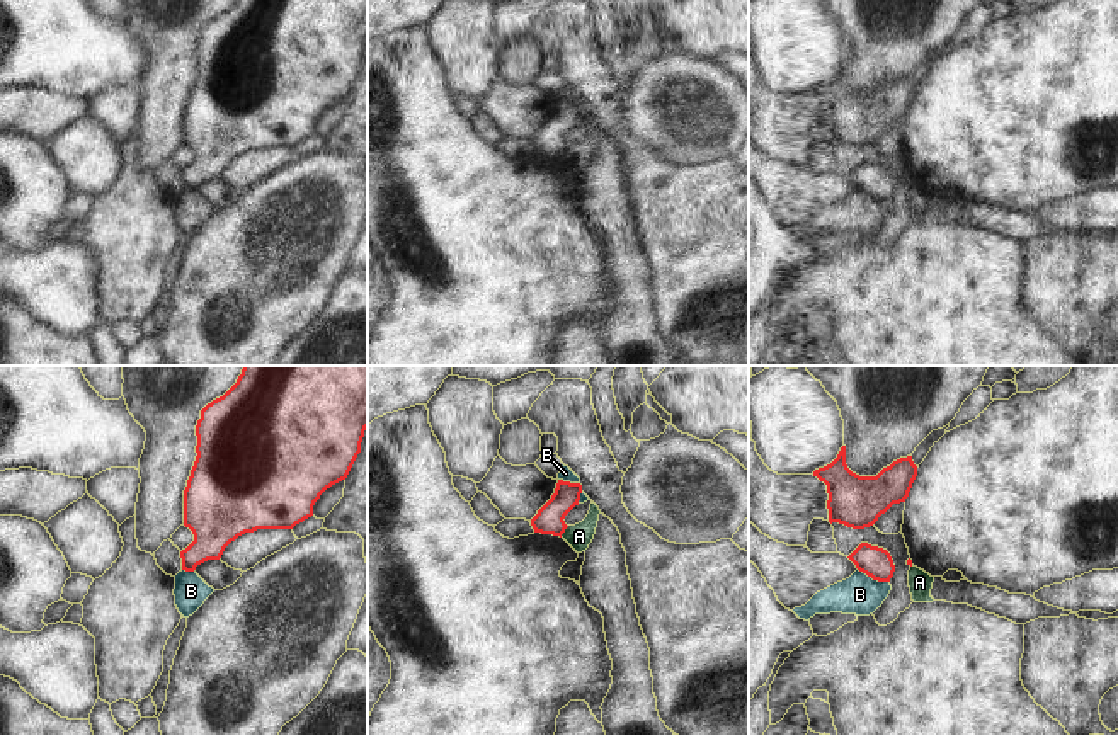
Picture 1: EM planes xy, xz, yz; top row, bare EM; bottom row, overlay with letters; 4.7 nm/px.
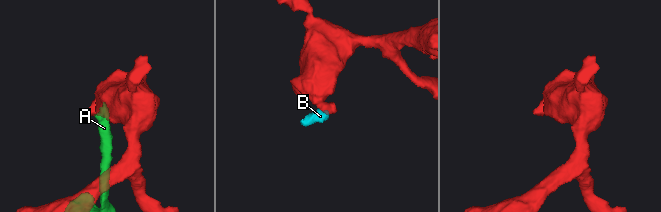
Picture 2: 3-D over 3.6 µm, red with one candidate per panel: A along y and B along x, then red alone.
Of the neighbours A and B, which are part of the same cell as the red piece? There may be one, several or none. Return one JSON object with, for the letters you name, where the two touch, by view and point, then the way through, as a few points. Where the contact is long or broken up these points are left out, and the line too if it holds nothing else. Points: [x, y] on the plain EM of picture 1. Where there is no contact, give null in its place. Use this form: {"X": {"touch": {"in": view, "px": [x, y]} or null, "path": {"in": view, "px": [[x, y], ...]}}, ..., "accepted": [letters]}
{"accepted": []}

